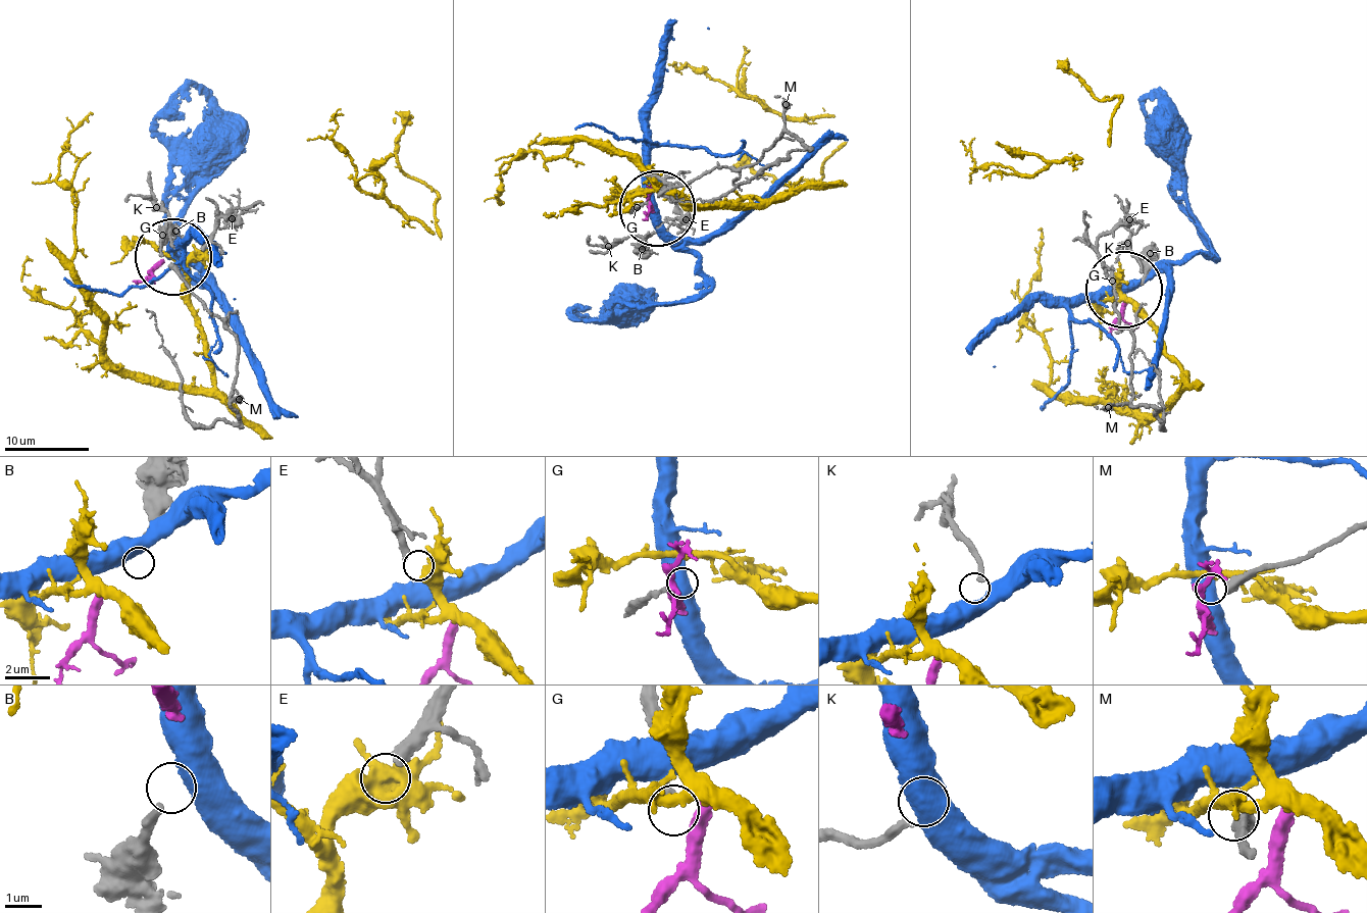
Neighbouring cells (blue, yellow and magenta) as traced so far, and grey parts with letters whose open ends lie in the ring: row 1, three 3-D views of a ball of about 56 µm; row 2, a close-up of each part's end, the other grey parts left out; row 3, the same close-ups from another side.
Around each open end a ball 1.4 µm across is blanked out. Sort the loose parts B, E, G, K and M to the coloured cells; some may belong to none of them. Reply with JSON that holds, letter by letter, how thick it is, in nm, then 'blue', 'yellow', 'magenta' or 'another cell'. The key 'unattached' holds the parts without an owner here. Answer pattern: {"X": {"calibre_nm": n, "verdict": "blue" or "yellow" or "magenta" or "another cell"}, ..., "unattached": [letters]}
{"B": {"calibre_nm": 240, "verdict": "another cell"}, "E": {"calibre_nm": 360, "verdict": "yellow"}, "G": {"calibre_nm": 200, "verdict": "another cell"}, "K": {"calibre_nm": 200, "verdict": "another cell"}, "M": {"calibre_nm": 460, "verdict": "another cell"}, "unattached": ["B", "G", "K", "M"]}

